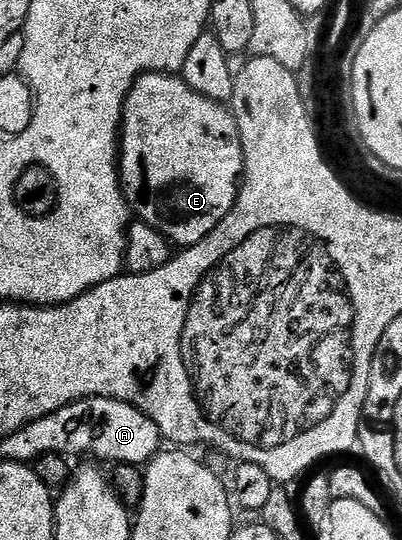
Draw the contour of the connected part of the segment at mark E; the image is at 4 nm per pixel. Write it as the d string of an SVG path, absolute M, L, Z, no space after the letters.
M142 73L133 83L133 87L127 93L127 102L123 105L123 124L119 134L119 183L123 186L123 198L127 200L130 212L140 221L144 221L149 227L153 227L175 247L186 247L201 243L205 235L213 231L229 215L229 211L235 205L239 194L239 187L243 180L243 148L241 147L241 135L230 108L226 104L209 99L193 87L183 82L182 76L174 73Z

